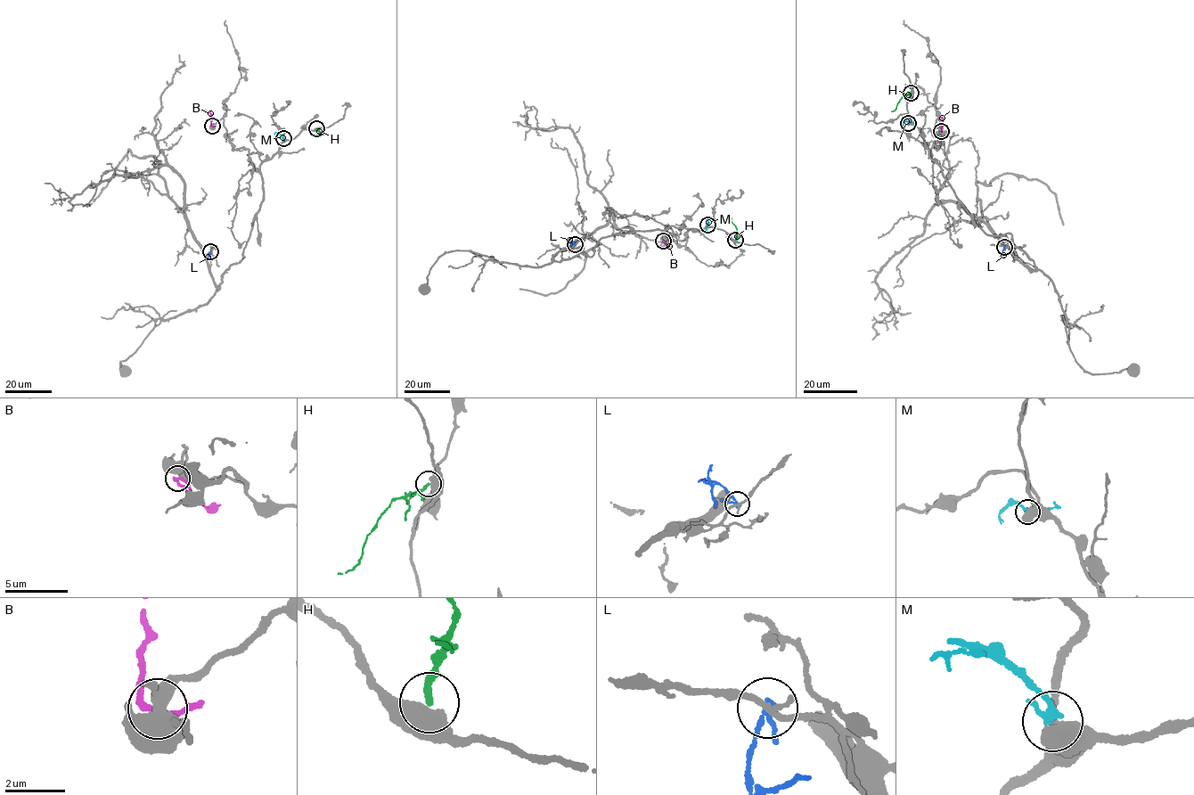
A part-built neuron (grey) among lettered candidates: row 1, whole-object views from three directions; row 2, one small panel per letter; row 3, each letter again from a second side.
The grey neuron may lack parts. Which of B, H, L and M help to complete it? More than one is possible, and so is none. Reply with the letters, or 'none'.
none

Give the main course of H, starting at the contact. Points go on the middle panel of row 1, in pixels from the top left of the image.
H: (736, 240), (737, 230), (731, 217)

